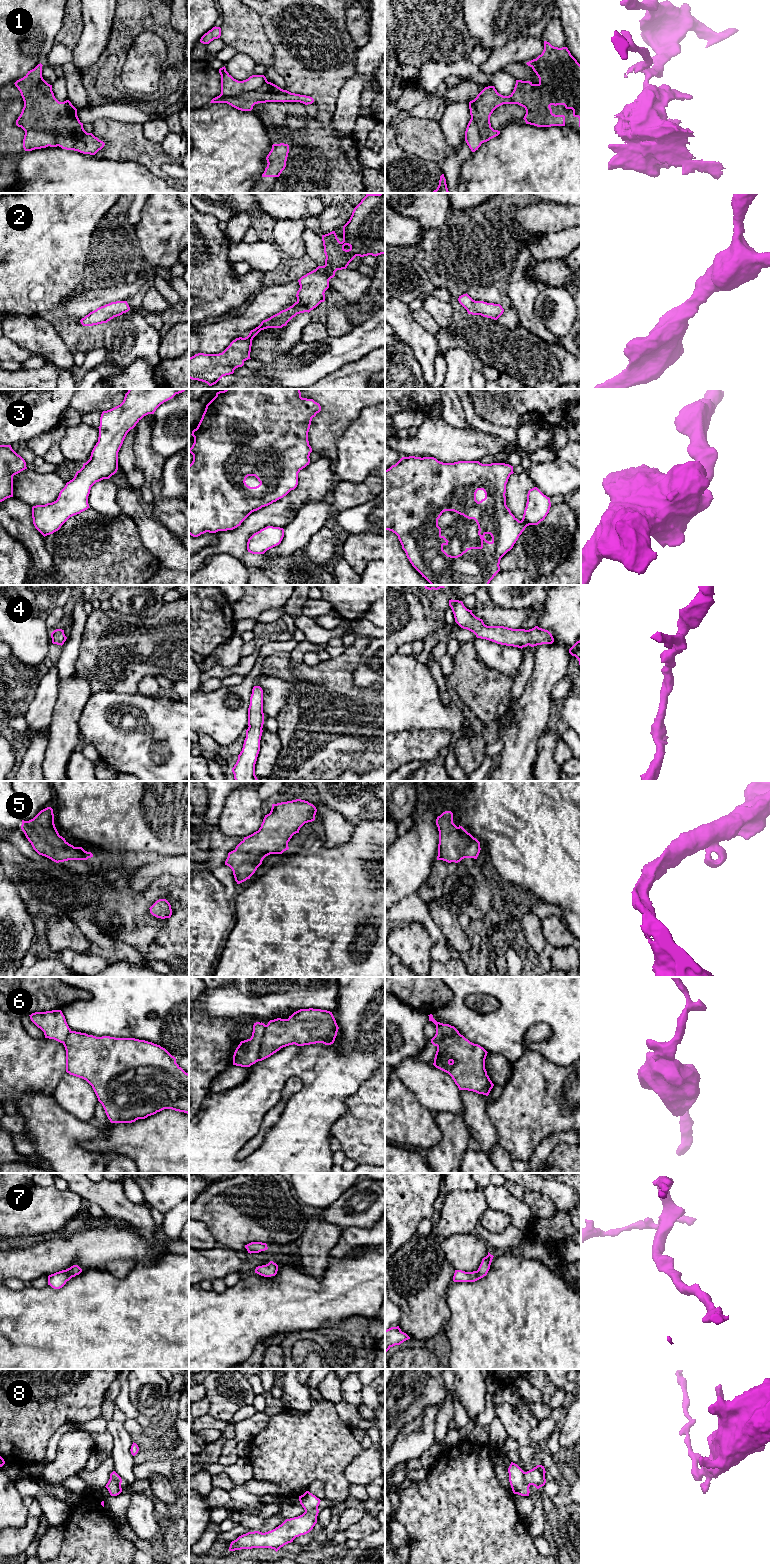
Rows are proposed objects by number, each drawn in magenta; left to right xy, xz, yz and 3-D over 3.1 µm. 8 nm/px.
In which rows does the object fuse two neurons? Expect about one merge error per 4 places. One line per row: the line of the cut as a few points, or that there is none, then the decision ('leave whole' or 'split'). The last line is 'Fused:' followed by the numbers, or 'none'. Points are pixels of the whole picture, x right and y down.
1: cut xz (267, 81), (253, 90), (234, 95), (220, 94); split
2: cut none; leave whole
3: cut none; leave whole
4: cut none; leave whole
5: cut none; leave whole
6: cut xz (266, 1025), (260, 1044), (258, 1060); split
7: cut none; leave whole
8: cut yz (523, 1472), (523, 1477), (529, 1485); split
Fused: 1, 6, 8

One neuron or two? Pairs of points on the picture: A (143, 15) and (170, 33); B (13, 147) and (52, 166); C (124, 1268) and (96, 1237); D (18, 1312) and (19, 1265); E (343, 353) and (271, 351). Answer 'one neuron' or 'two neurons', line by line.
A: one neuron
B: two neurons
C: two neurons
D: two neurons
E: two neurons

